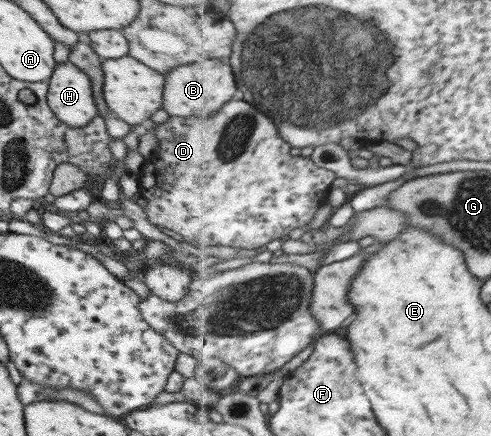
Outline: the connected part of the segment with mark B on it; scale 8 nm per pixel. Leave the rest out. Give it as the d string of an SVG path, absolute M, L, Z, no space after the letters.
M214 60L214 62L196 62L188 66L178 66L164 76L164 94L162 94L162 110L169 117L188 118L190 116L212 117L224 104L228 104L236 96L236 76L232 72L230 62Z

